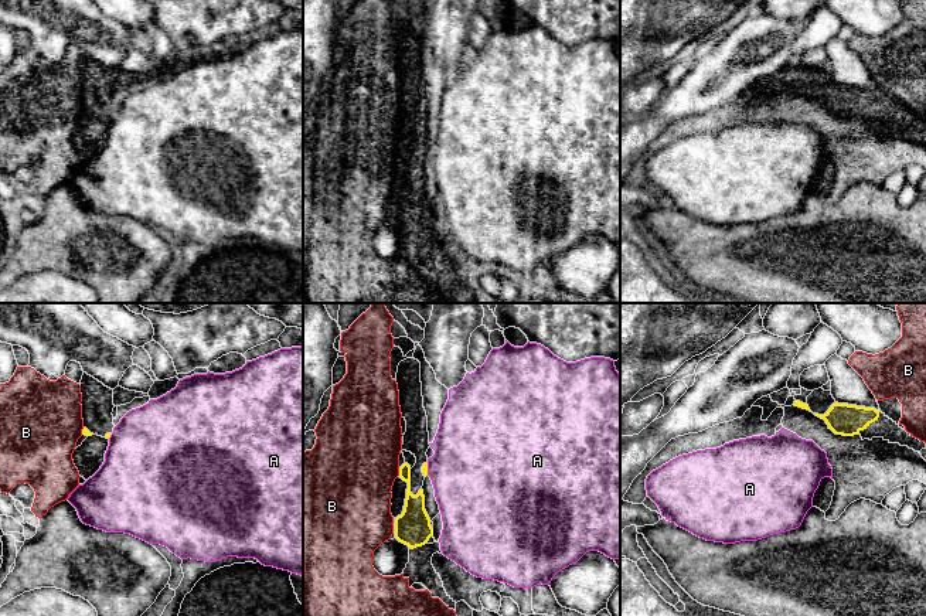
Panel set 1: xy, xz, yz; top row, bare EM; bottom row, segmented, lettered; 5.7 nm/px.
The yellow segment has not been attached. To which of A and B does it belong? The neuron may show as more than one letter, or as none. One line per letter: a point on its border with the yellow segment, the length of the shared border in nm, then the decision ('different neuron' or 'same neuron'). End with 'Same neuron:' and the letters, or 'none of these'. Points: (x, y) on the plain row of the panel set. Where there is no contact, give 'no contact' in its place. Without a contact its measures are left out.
A: xz (426, 152) | 70 nm | different neuron
B: xz (399, 155) | 50 nm | different neuron
Same neuron: none of these

